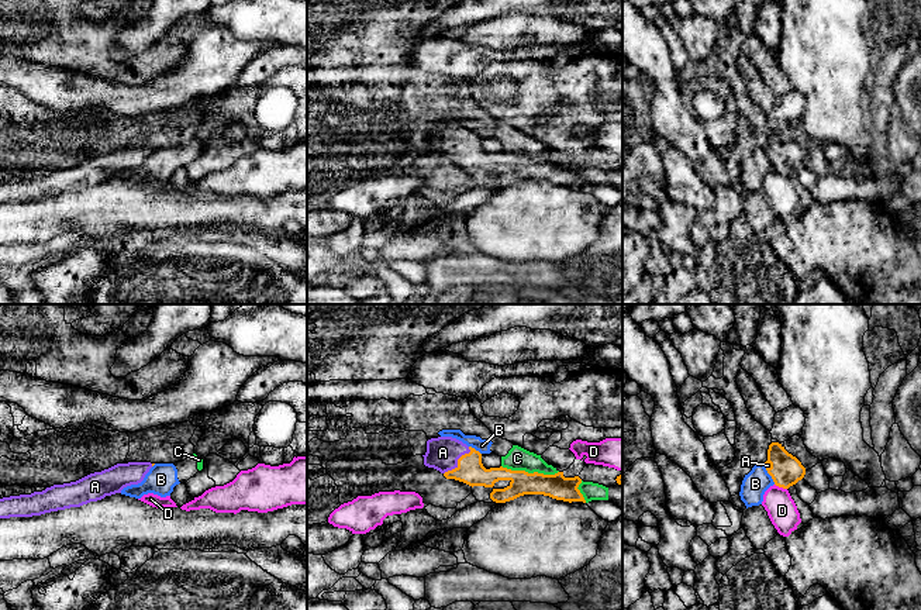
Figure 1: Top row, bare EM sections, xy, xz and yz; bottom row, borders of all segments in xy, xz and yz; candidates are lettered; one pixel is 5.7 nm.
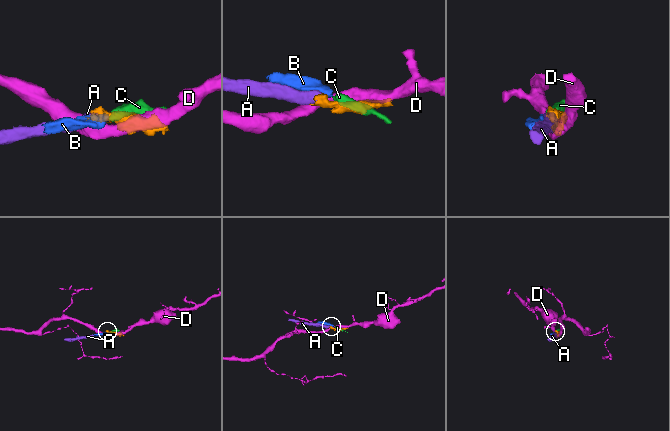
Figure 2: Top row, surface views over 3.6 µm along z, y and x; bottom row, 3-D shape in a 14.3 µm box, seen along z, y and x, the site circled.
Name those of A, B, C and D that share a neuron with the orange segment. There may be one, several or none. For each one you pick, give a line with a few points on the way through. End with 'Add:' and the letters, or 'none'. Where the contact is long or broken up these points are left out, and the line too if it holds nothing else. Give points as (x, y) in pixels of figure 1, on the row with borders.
A: way xz (471, 471), (458, 461), (442, 452)
Add: A

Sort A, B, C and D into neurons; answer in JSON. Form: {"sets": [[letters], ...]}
{"sets": [["A"], ["B", "C"], ["D"]]}

